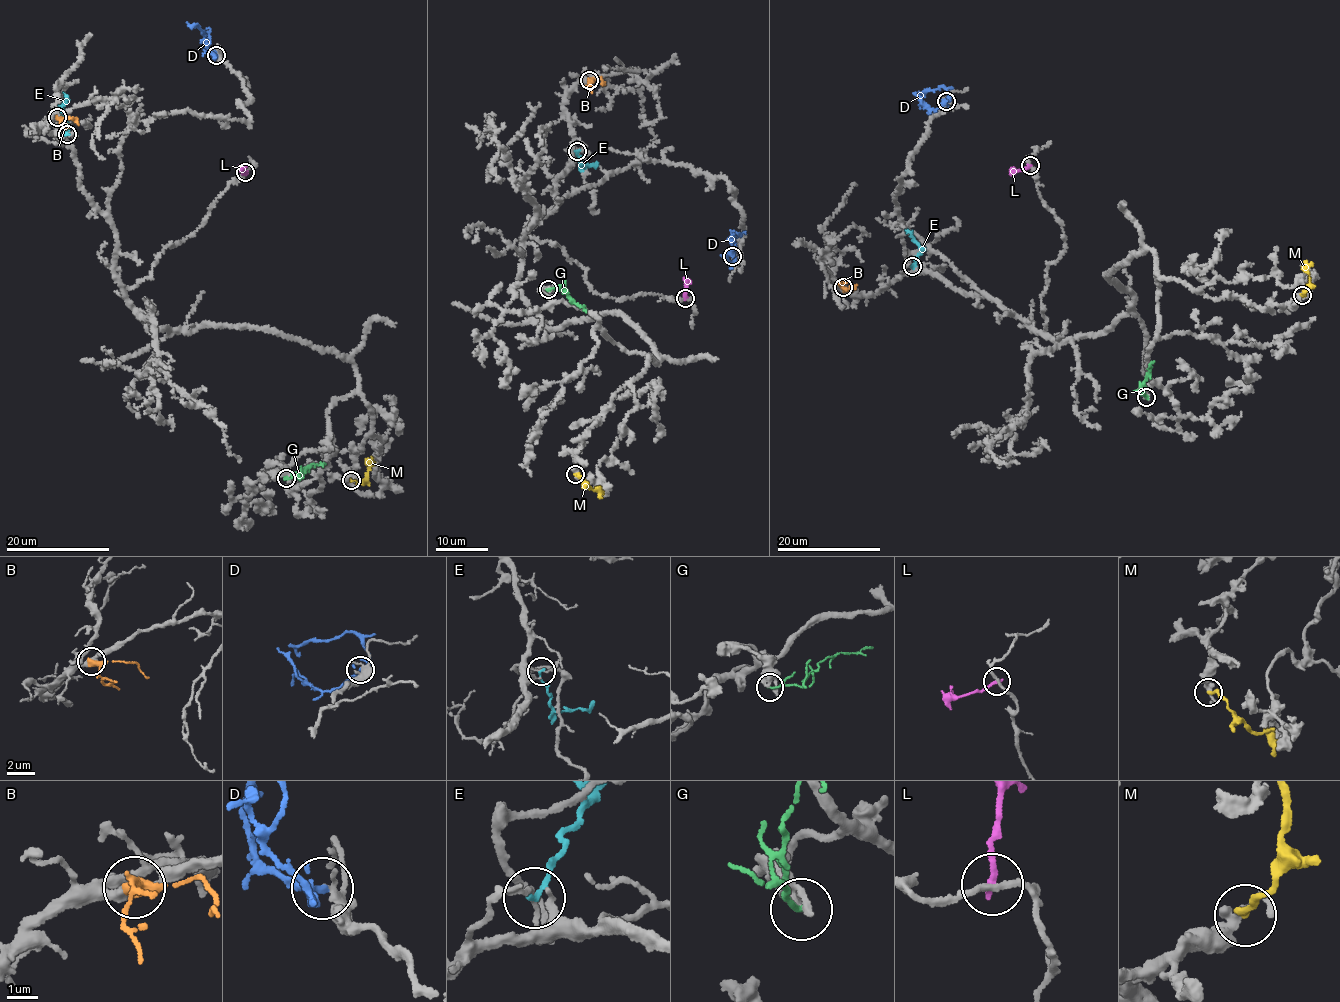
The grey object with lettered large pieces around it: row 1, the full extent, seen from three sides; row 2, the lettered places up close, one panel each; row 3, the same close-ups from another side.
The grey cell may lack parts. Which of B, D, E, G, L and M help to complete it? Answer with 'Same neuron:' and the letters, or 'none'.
Same neuron: D

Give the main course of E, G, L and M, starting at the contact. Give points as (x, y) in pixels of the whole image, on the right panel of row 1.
E: (913, 267), (922, 250), (905, 230)
G: (1146, 397), (1144, 381), (1153, 360)
L: (1030, 165), (1015, 171), (1009, 169)
M: (1302, 296), (1308, 283), (1306, 270), (1313, 262)

